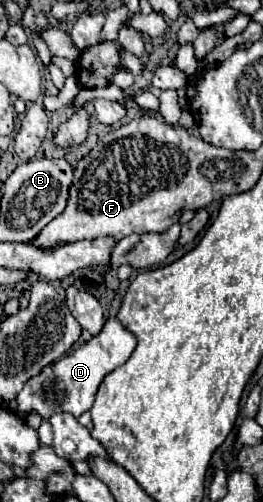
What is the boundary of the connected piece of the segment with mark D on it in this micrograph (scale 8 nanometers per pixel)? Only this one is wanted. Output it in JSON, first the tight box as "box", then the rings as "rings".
{"box":[17,318,137,420],"rings":[[[115,318],[107,320],[101,332],[95,334],[89,342],[81,344],[61,360],[45,366],[41,374],[29,378],[29,382],[25,382],[23,390],[17,394],[17,404],[19,404],[17,410],[37,412],[43,420],[49,420],[53,412],[69,412],[75,418],[79,418],[83,412],[87,412],[93,406],[97,386],[101,384],[101,380],[111,370],[127,362],[127,358],[135,350],[135,344],[137,340],[129,330],[125,330]]]}

